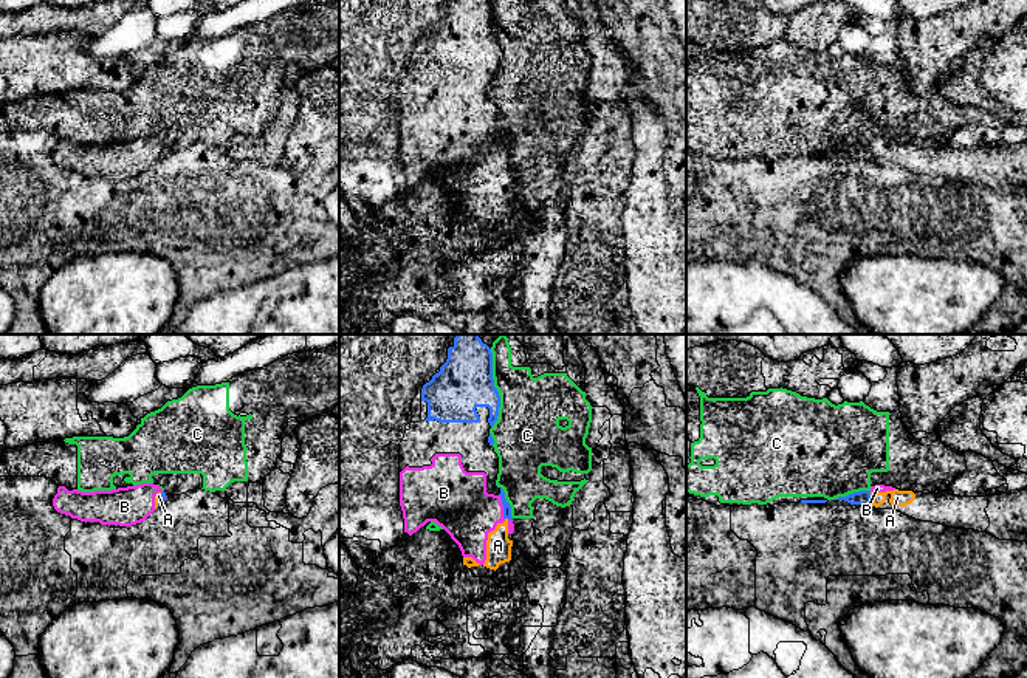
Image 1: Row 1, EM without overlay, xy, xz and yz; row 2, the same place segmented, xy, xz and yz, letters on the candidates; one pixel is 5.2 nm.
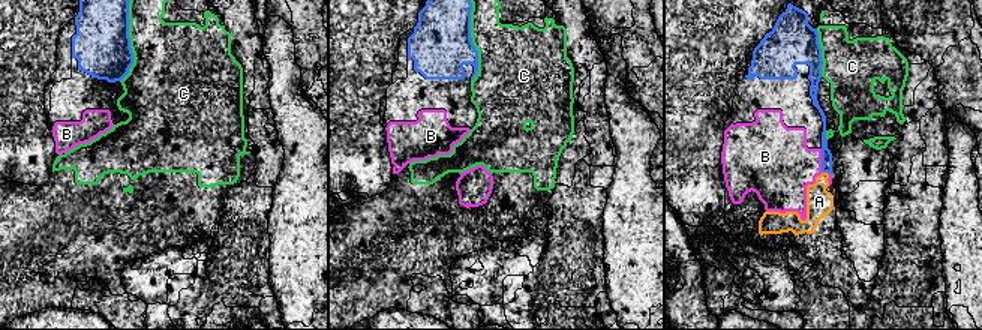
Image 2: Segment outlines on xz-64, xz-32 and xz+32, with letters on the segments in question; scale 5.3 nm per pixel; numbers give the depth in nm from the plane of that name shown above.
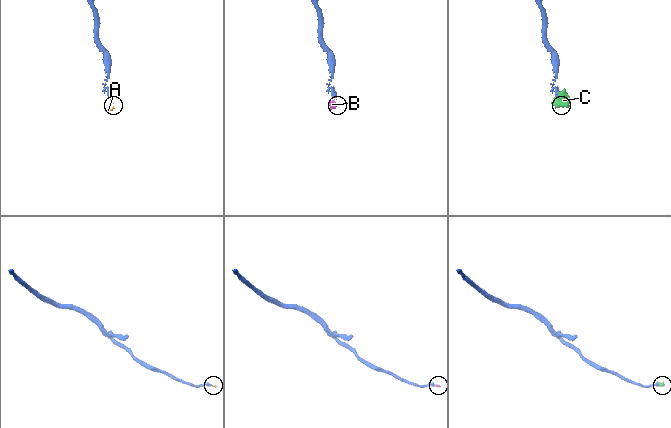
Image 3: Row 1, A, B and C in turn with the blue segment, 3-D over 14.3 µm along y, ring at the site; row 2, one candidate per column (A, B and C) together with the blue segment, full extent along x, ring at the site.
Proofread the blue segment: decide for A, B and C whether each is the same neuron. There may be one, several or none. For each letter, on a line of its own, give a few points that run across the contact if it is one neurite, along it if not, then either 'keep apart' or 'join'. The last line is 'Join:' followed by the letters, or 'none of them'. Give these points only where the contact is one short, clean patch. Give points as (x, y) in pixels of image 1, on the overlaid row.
A: join
B: join
C: keep apart
Join: A, B

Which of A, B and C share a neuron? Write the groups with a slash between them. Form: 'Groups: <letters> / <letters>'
Groups: A B / C

